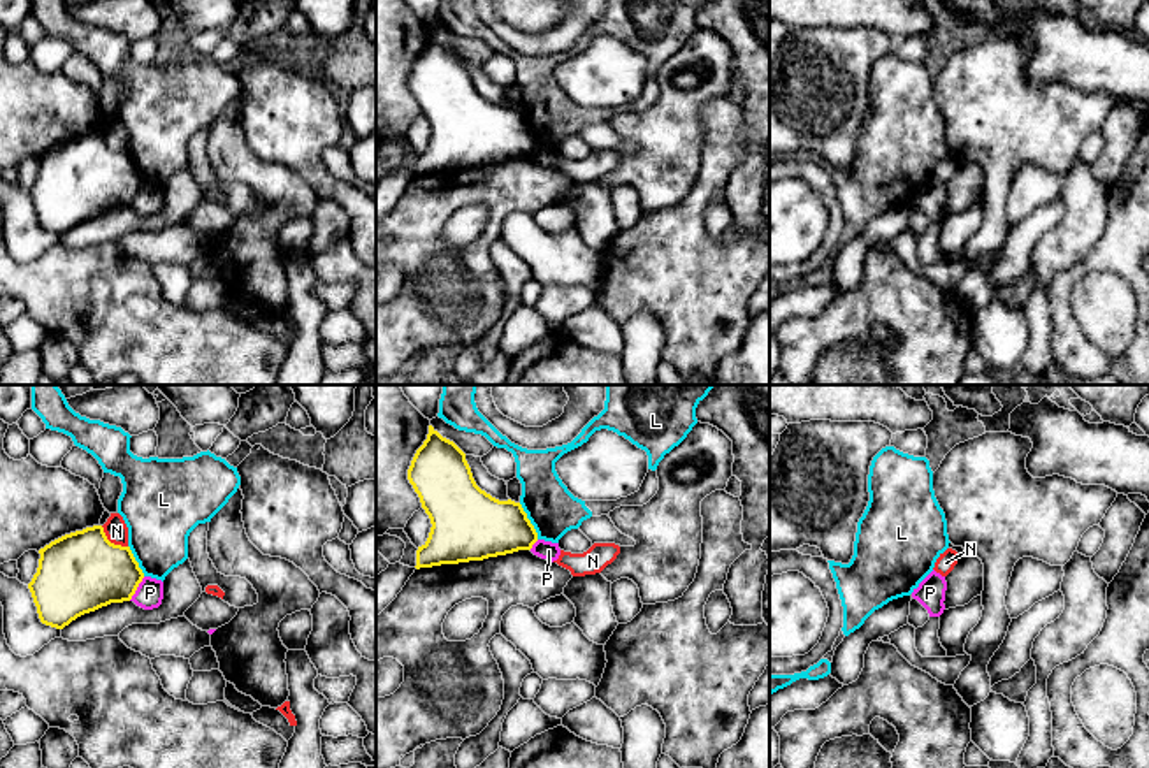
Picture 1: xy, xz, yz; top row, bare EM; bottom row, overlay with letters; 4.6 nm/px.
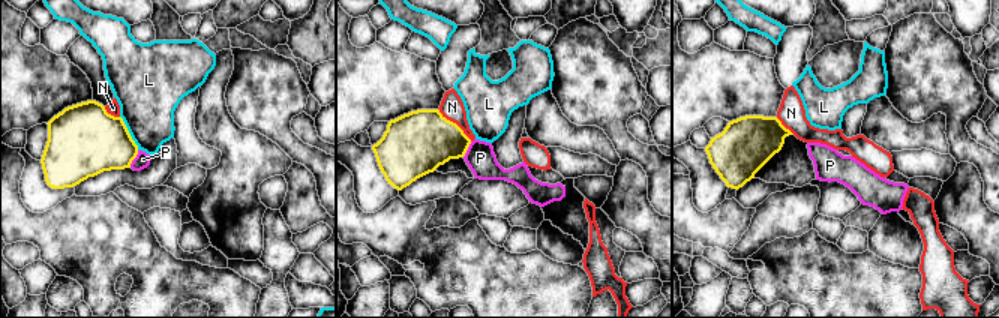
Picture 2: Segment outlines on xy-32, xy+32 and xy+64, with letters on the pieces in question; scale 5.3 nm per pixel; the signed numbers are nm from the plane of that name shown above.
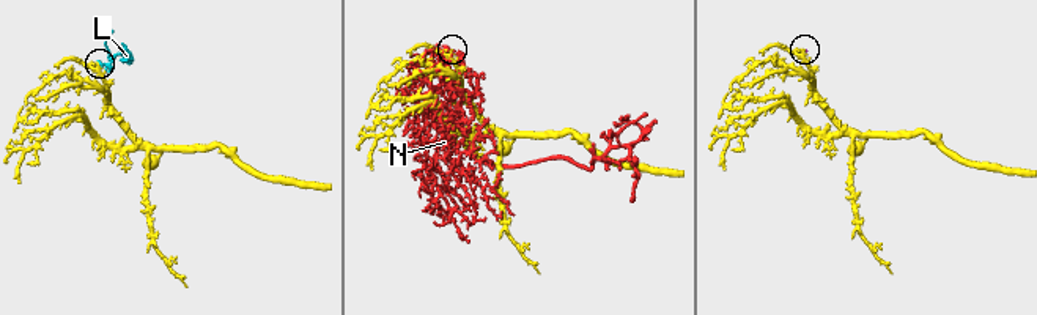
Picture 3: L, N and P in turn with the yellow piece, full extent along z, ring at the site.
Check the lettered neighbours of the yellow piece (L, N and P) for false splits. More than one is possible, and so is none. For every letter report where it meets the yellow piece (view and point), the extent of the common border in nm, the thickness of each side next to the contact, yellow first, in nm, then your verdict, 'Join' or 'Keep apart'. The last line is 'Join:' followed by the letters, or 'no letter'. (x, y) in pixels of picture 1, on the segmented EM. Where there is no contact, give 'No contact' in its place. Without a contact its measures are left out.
L: Touches yellow at xz (529, 521). Shared border 190 nm. Thickness 320 nm (yellow) against 220 nm. Keep apart
N: Touches yellow at xy (109, 542). Shared border 160 nm. Thickness 360 nm (yellow) against 110 nm. Keep apart
P: Touches yellow at xy (136, 589). Shared border 130 nm. Thickness 360 nm (yellow) against 130 nm. Keep apart
Join: no letter

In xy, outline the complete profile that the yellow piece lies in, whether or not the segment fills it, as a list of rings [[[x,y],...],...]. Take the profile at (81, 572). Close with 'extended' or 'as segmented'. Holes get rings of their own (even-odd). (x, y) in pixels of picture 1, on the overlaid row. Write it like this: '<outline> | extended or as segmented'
[[[102,525],[65,534],[39,554],[28,589],[40,622],[56,629],[111,603],[130,601],[144,578],[130,547],[111,543]]] | as segmented

